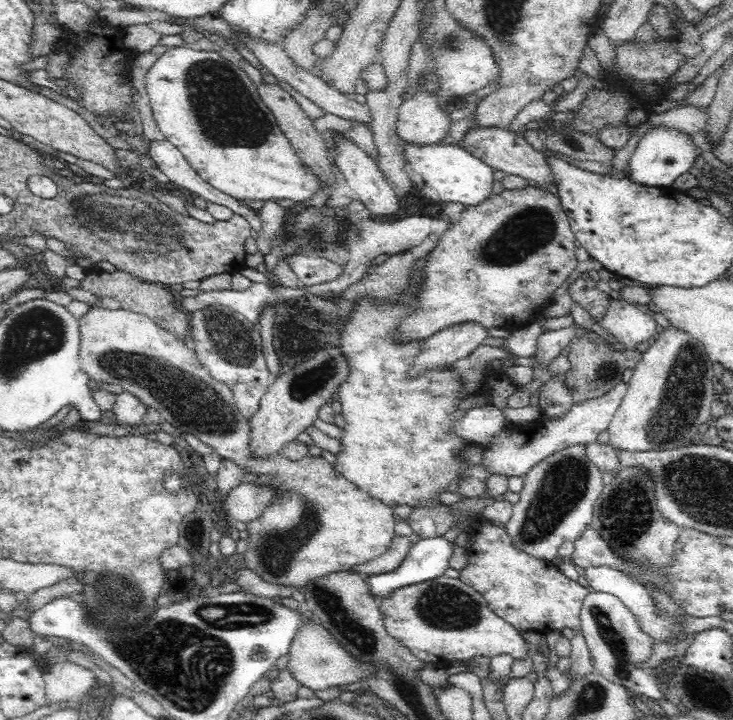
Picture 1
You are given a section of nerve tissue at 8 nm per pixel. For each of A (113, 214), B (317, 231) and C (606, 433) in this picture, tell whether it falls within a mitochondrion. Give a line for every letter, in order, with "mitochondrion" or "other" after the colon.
A: mitochondrion
B: mitochondrion
C: other

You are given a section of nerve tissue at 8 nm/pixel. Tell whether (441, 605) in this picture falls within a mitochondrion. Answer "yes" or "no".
yes

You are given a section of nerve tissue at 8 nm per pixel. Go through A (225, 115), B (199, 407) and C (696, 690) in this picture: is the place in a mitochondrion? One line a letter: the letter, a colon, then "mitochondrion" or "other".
A: mitochondrion
B: mitochondrion
C: other

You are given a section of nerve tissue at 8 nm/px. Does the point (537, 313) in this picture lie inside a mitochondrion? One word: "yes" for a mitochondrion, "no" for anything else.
no

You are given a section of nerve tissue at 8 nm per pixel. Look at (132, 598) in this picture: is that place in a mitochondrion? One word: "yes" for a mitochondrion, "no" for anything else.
yes

